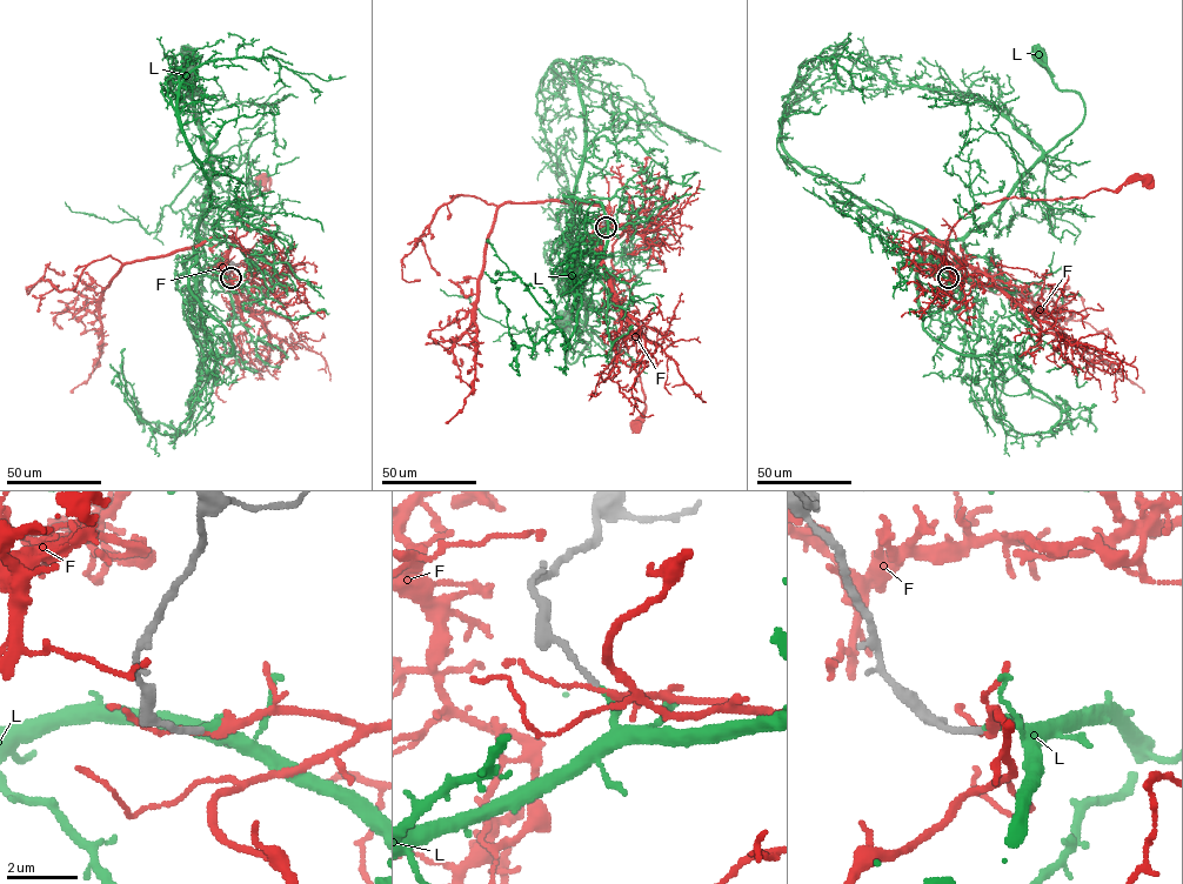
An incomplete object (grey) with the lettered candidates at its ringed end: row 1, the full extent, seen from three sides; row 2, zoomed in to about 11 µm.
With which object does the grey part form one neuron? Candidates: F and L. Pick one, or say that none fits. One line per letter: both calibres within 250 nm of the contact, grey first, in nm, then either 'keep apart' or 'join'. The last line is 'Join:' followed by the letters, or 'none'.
F: 150 nm thick on the grey side, 140 nm on the other; keep apart
L: 160 nm thick on the grey side, 200 nm on the other; join
Join: L

